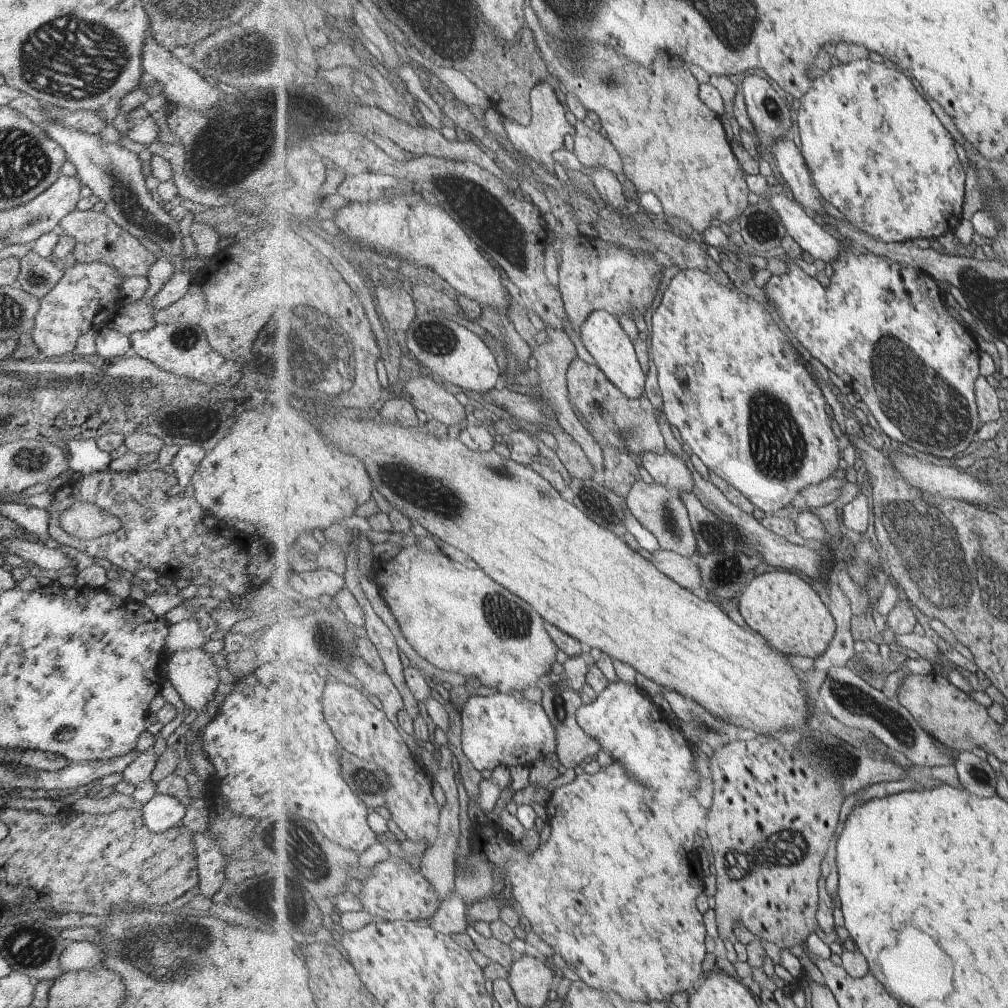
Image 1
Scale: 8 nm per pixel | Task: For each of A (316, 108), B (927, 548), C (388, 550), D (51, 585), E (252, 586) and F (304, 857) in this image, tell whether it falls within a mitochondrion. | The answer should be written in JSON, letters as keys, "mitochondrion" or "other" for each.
{"A":"mitochondrion","B":"mitochondrion","C":"other","D":"other","E":"other","F":"mitochondrion"}

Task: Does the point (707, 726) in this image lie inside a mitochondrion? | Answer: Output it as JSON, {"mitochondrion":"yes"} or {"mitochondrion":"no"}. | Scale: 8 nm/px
{"mitochondrion":"yes"}

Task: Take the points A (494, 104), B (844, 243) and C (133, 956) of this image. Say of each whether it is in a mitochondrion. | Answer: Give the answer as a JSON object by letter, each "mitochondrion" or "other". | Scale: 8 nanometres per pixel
{"A":"other","B":"other","C":"mitochondrion"}

